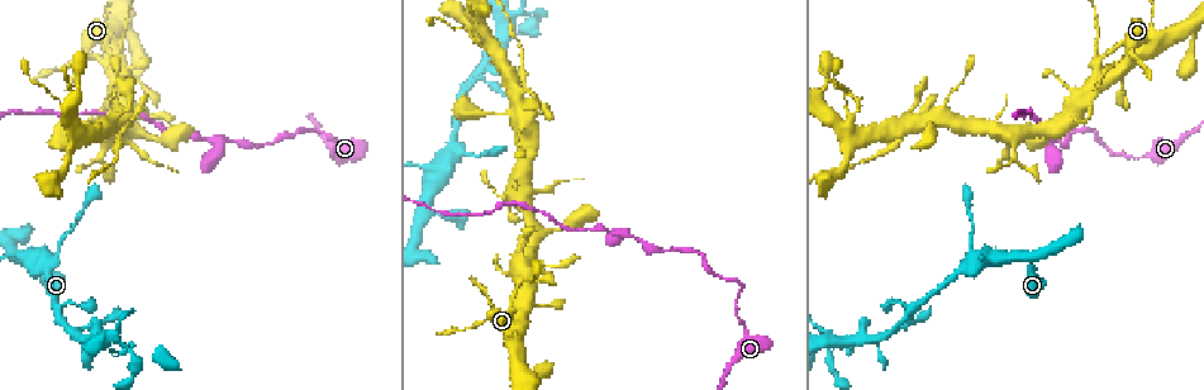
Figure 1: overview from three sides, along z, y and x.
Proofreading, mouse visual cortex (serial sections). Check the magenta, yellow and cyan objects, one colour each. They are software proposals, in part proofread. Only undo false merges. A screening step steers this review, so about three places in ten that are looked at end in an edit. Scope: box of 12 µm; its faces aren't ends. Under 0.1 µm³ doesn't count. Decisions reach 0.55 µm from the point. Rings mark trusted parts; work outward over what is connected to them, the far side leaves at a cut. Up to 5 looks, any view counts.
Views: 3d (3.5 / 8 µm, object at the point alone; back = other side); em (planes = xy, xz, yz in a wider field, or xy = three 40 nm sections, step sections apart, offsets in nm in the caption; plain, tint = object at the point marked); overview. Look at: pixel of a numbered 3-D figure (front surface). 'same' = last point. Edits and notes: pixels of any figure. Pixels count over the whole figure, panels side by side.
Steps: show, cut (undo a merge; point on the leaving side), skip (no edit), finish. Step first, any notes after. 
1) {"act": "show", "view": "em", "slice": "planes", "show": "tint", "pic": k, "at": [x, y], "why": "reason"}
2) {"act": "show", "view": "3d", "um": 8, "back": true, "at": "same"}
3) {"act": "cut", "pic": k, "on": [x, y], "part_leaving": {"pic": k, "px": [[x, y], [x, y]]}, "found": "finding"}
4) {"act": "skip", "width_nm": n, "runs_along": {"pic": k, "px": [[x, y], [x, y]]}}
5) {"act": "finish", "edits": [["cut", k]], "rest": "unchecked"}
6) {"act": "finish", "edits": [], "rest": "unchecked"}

{"act": "show", "view": "3d", "um": 3.5, "pic": 1, "at": [111, 72], "why": "small branch off a trunk"}

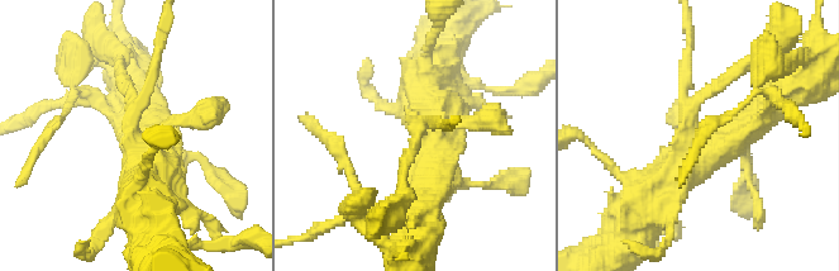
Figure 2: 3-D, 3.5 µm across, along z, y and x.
{"act": "show", "view": "em", "slice": "xy", "step": 1, "show": "tint", "pic": 2, "at": [132, 139]}

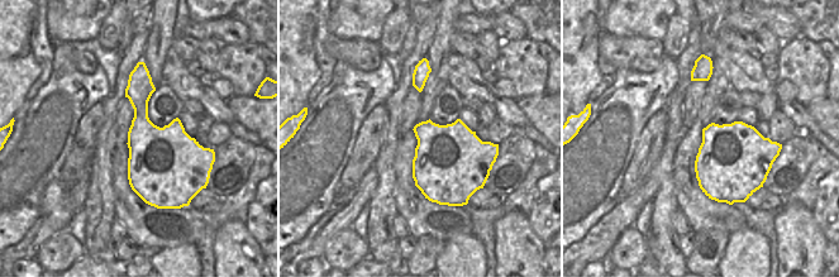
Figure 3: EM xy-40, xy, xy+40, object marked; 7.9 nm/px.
{"act": "show", "view": "em", "slice": "planes", "show": "tint", "at": "same", "why": "another direction"}

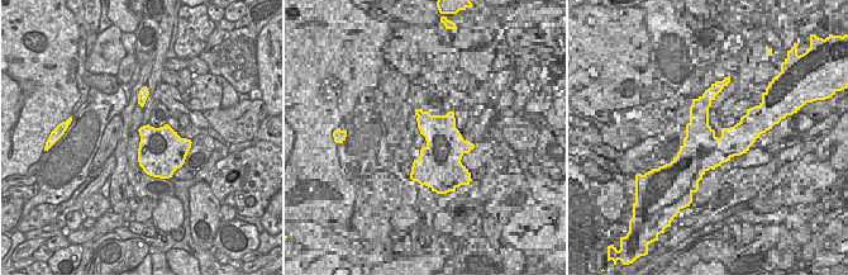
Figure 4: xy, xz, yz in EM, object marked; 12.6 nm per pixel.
{"act": "skip", "runs_along": {"pic": 2, "px": [[764, 108], [696, 155], [638, 217]]}, "found": "one cell here"}

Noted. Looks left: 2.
{"act": "show", "view": "3d", "um": 3.5, "pic": 1, "at": [524, 373], "why": "calibre changes"}

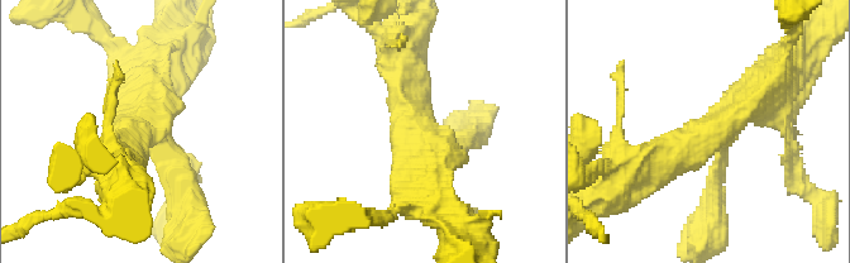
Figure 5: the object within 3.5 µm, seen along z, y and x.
{"act": "skip", "runs_along": {"pic": 5, "px": [[405, 66], [414, 130], [468, 137]]}, "found": "continuous, no second cell"}

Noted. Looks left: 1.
{"act": "finish", "edits": [], "rest": "unchecked"}

